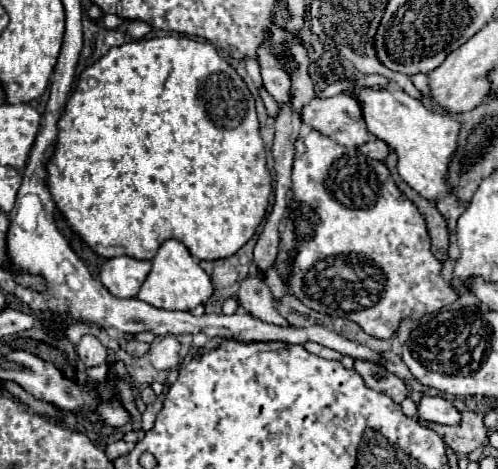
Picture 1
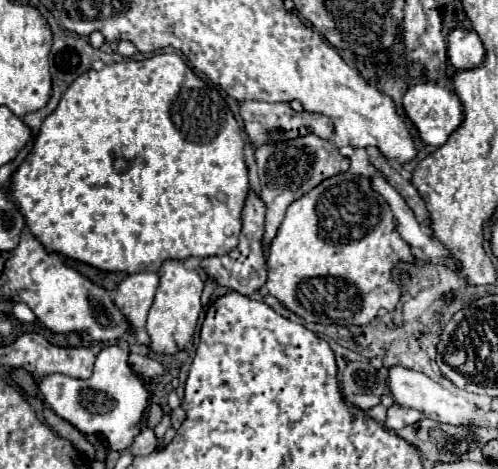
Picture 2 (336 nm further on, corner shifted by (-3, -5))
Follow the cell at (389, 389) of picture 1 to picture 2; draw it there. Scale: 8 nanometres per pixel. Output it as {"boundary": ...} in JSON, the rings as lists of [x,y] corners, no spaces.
{"boundary":[[[368,360],[348,362],[342,374],[342,394],[346,402],[350,402],[352,406],[368,410],[380,404],[386,380],[388,380],[386,368],[376,370],[368,364]]]}

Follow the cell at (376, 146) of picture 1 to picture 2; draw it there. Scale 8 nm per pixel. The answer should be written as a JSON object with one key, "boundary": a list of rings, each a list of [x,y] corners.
{"boundary":[[[308,134],[296,140],[278,142],[278,144],[264,144],[256,148],[256,164],[258,164],[258,178],[260,178],[260,196],[264,198],[268,206],[268,218],[266,218],[266,232],[264,232],[264,250],[268,250],[268,244],[276,236],[276,230],[286,214],[286,208],[308,194],[312,188],[316,188],[326,178],[332,178],[336,174],[342,174],[348,170],[350,160],[340,156],[338,148],[316,134]]]}

